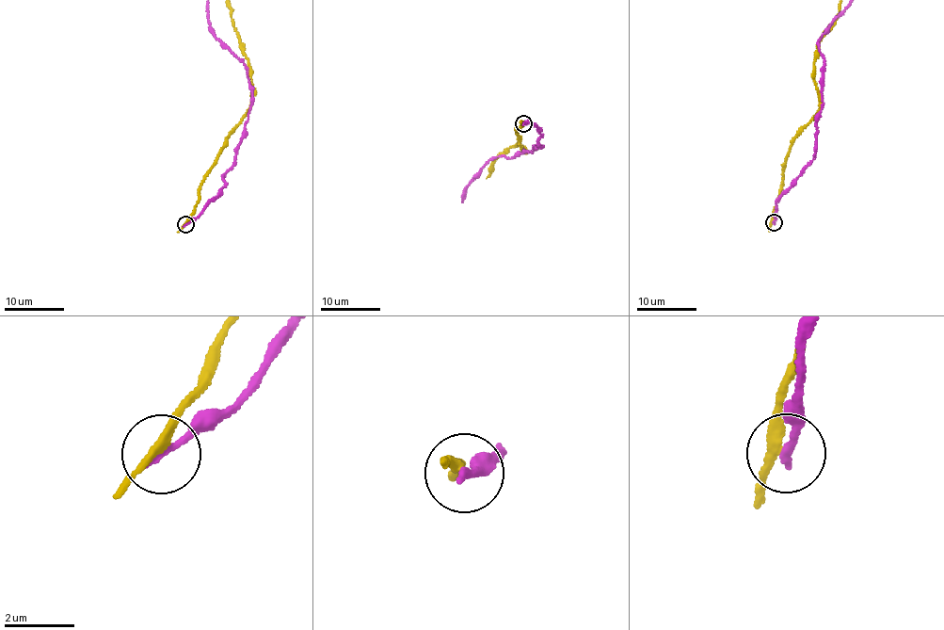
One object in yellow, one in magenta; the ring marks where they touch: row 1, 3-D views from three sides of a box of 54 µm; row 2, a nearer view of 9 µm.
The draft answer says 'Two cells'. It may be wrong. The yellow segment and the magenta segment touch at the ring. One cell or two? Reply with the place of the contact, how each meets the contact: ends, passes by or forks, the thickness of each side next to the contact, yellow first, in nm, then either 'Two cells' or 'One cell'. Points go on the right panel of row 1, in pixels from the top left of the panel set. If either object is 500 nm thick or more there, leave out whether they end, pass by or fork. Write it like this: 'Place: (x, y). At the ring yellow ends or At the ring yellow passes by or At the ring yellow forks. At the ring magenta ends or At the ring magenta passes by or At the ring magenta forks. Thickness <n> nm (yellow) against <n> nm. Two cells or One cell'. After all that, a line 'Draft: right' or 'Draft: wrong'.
Place: (774, 222). At the ring yellow passes by. At the ring magenta ends. Thickness 260 nm (yellow) against 240 nm. Two cells
Draft: right

